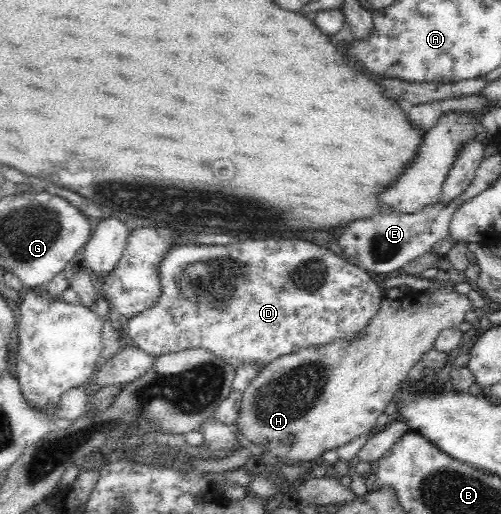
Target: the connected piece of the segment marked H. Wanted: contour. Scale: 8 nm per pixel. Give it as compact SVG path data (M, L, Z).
M443 282L443 285L445 285L445 287L439 292L428 296L414 292L403 297L385 296L379 313L368 323L366 334L362 338L357 338L350 342L345 342L345 340L342 342L341 340L334 341L330 344L320 346L317 350L305 348L299 350L297 353L278 357L275 361L269 363L269 365L263 366L259 370L259 373L255 375L255 379L250 381L247 387L241 391L242 399L241 404L239 404L239 413L235 423L238 437L241 437L243 443L254 443L255 445L262 447L263 451L273 453L273 455L279 459L291 461L300 465L300 463L305 461L316 463L323 452L329 451L329 449L337 449L338 447L349 443L352 439L363 435L363 433L372 434L375 431L375 422L377 418L383 413L387 404L394 399L396 391L399 389L399 383L407 380L407 372L415 365L415 363L417 363L417 361L421 360L423 353L429 351L429 349L433 349L433 341L435 341L437 333L439 333L441 329L455 328L455 325L459 325L459 323L463 321L463 317L465 317L467 311L473 308L465 294L457 294L457 292L453 290L454 285L451 284L451 282Z

